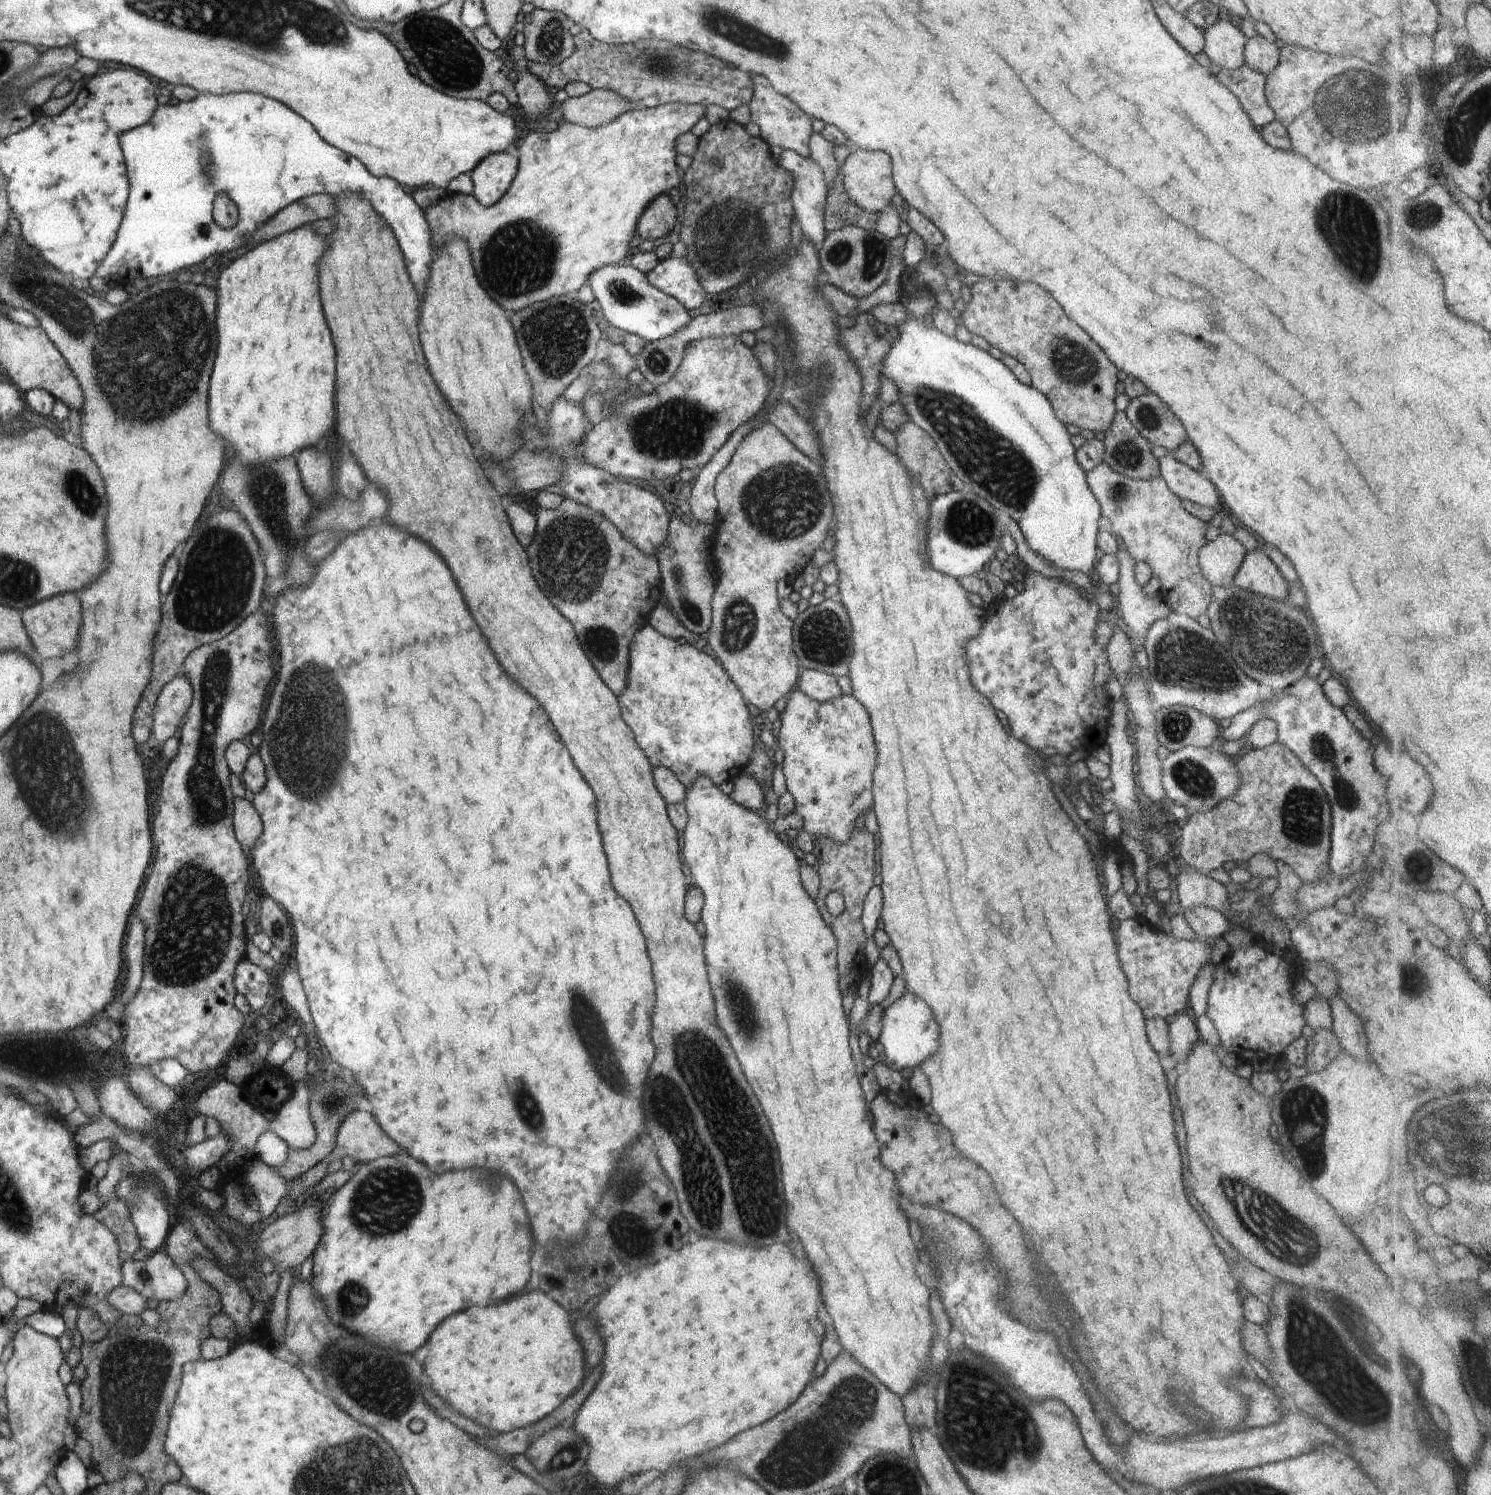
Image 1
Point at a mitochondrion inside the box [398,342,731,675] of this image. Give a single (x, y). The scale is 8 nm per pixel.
(571, 573)

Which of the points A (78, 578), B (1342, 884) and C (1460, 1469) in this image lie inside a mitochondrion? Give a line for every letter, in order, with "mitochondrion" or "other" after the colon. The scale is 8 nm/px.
A: other
B: other
C: other

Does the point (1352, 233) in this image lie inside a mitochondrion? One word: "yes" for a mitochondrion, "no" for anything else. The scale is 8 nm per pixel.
yes

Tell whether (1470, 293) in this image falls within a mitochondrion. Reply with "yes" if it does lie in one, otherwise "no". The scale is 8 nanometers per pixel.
no

